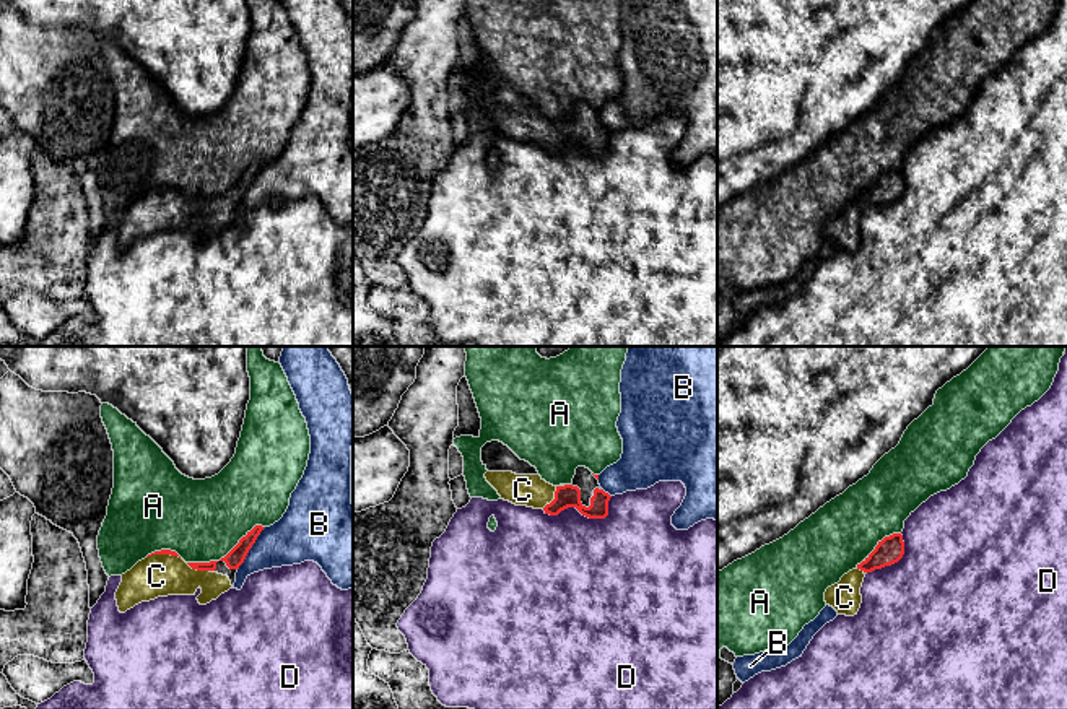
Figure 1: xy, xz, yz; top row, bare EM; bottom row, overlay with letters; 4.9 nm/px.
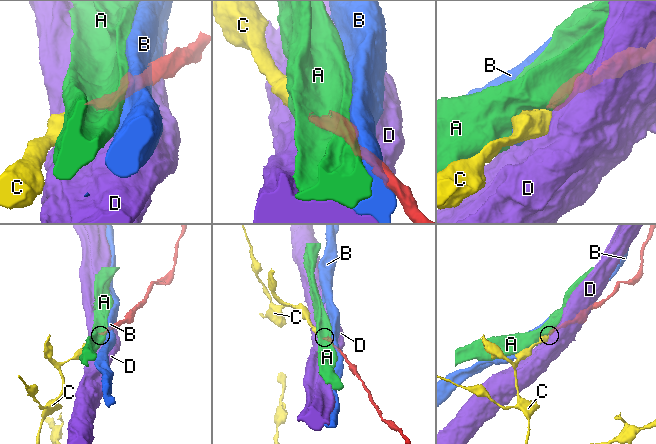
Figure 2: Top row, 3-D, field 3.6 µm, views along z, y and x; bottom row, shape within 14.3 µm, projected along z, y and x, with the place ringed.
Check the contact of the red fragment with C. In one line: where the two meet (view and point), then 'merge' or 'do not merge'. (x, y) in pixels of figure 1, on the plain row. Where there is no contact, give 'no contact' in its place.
xz (555, 134) | merge

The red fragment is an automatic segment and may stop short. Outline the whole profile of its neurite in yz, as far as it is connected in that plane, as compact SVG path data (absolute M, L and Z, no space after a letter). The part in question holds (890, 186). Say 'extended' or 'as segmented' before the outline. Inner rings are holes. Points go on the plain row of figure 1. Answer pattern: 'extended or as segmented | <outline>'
extended | M901 169L885 172L875 185L856 205L849 207L841 216L825 228L826 241L833 242L838 250L857 250L862 231L860 223L867 208L898 198L904 190Z

